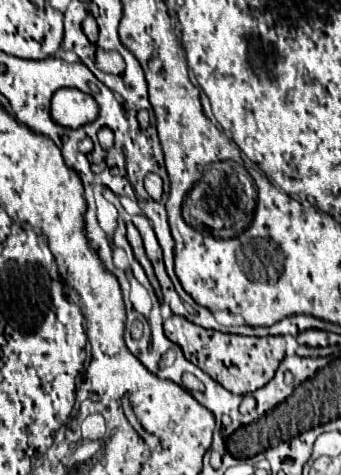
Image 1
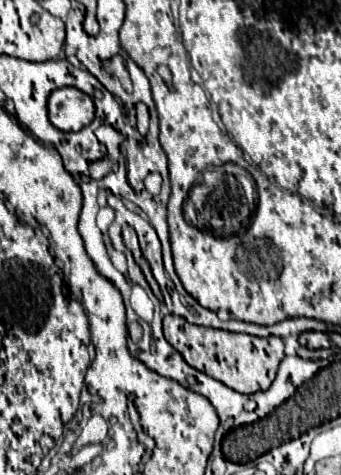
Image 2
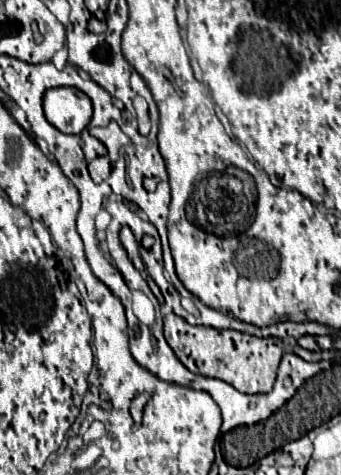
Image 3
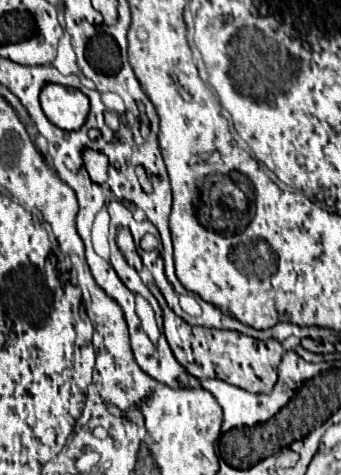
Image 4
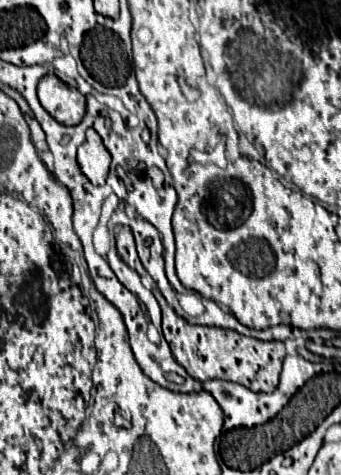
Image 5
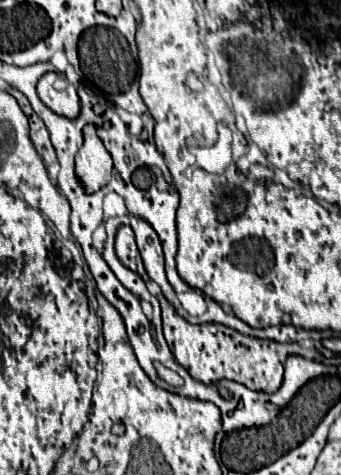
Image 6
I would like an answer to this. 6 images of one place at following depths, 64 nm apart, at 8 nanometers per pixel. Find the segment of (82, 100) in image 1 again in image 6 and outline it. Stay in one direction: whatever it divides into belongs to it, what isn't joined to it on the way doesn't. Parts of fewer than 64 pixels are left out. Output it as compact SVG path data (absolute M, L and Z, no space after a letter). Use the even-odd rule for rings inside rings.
M48 72L38 80L38 96L56 114L76 118L80 112L76 86L56 72Z

